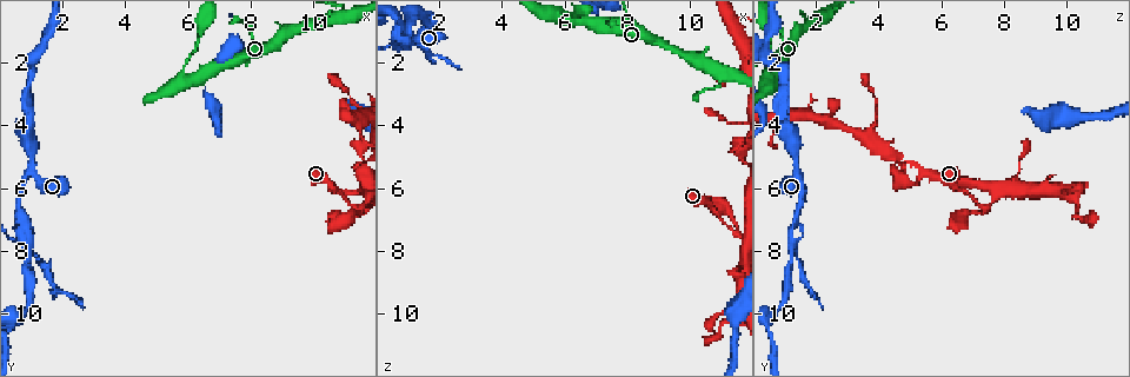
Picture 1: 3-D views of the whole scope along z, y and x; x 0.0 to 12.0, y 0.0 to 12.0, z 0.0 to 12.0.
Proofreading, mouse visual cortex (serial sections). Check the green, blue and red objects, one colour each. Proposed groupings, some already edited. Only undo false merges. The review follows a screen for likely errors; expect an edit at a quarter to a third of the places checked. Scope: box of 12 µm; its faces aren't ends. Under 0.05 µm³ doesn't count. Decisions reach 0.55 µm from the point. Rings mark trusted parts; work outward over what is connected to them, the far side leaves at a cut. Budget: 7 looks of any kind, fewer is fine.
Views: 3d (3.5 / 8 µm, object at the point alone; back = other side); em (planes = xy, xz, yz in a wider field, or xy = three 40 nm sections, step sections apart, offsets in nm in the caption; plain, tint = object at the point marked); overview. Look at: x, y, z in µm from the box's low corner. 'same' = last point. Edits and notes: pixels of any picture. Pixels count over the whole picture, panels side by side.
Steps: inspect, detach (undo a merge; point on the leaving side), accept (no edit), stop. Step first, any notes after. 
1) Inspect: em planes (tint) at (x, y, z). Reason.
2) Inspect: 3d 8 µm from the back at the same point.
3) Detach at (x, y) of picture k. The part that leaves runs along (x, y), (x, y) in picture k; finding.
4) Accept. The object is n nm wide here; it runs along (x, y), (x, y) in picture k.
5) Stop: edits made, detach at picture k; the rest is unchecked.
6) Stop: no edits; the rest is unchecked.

Inspect: 3d 8 µm at (1.0, 5.1, 1.4). Thin neck.

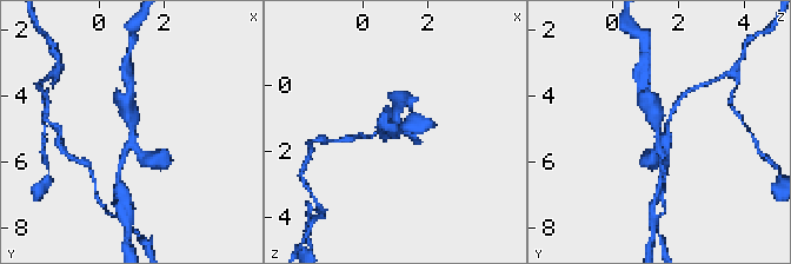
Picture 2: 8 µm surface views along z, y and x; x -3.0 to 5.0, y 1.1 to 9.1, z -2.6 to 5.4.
Inspect: em xy step 3 (tint) at (1.0, 5.2, 1.4). 3 arms meet here; the arms are 200, 350, 450 nm wide; now the EM.

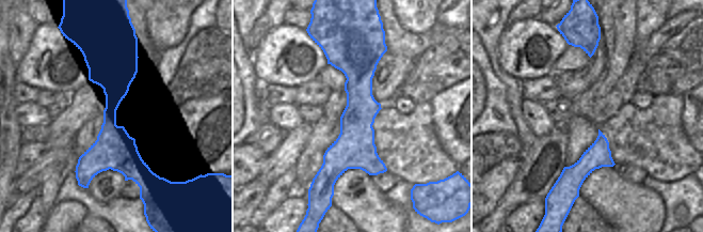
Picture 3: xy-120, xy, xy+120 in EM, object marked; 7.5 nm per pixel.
Accept. It runs along (344, 45), (356, 141), (331, 183) in picture 3; continuous, no second cell.

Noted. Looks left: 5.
Inspect: 3d 3.5 µm at (0.9, 7.9, 1.3).

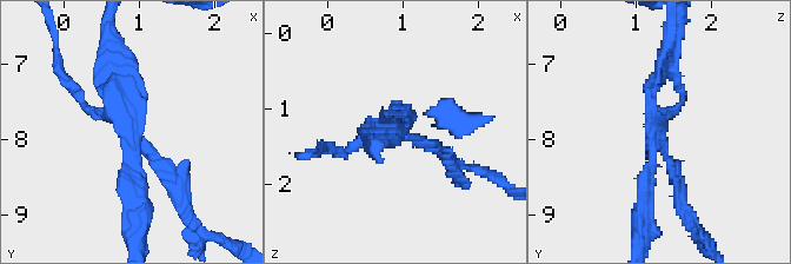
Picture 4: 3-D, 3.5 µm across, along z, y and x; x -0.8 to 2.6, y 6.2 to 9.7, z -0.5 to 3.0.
Inspect: em xy step 5 (tint) at (0.90, 7.95, 1.25).

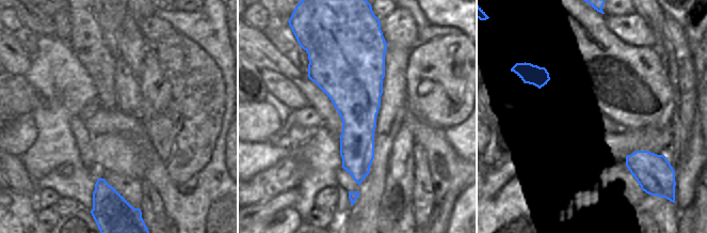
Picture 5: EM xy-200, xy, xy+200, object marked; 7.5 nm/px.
Inspect: em xy step 1 (tint) at the same point. Cut it another way.

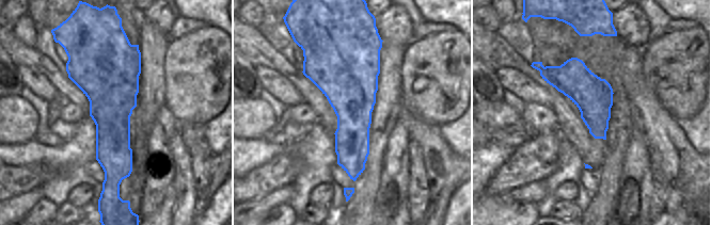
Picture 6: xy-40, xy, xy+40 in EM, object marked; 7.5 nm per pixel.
Detach at (71, 86) of picture 4. The arms are 150, 150, 200, 250 nm wide; the part that leaves runs along (141, 142), (166, 167), (199, 232) in picture 4; two cells meet here.

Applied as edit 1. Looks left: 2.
Stop: edits made, detach at picture 4; the rest is unchecked.

